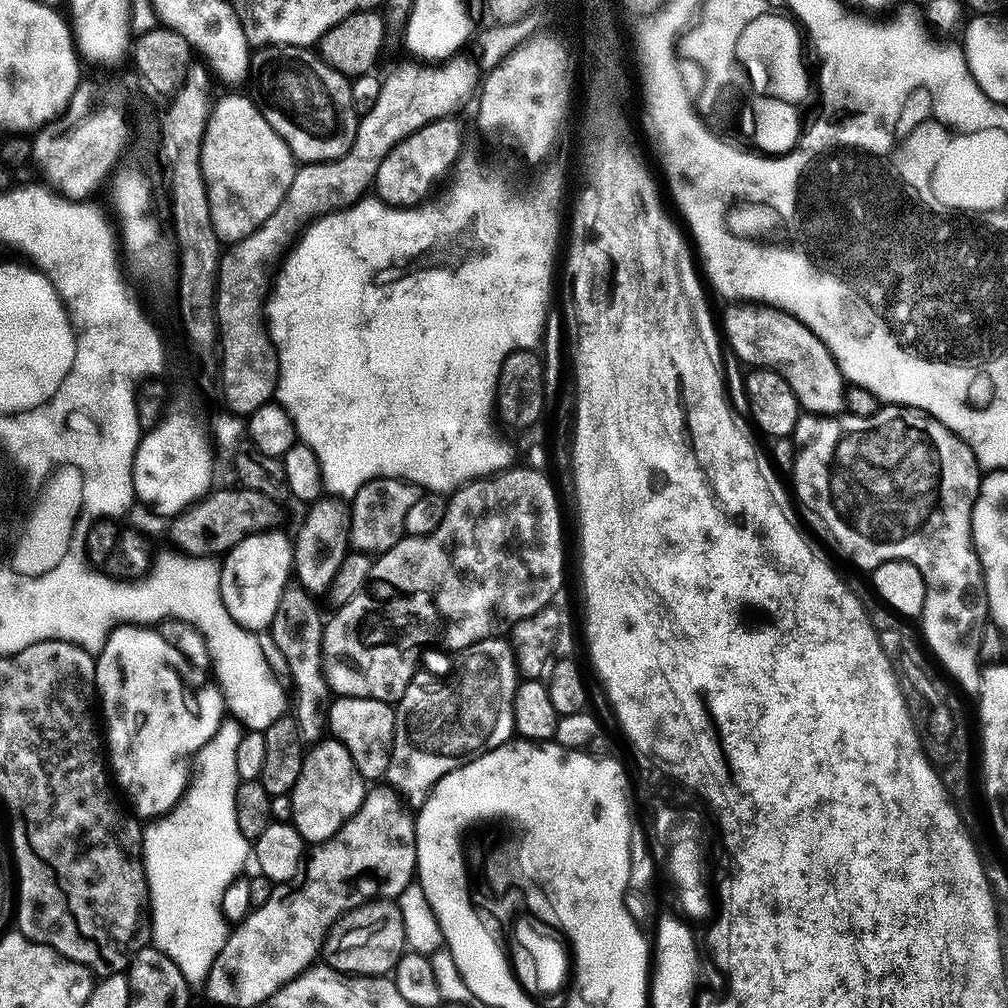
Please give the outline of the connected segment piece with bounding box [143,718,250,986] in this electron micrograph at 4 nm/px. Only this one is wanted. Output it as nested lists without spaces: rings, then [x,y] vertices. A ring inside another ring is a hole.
[[[221,719],[216,733],[205,742],[194,757],[194,767],[184,794],[178,803],[163,816],[153,819],[152,824],[143,829],[144,872],[148,876],[148,898],[150,901],[151,943],[188,980],[189,985],[203,985],[208,971],[214,966],[222,946],[228,941],[230,931],[222,906],[222,894],[241,875],[244,863],[250,860],[250,842],[238,830],[238,818],[234,814],[234,798],[238,777],[234,764],[234,754],[238,754],[238,742],[242,727],[236,720]]]

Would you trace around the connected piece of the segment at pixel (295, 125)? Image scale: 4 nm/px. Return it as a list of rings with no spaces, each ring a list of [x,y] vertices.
[[[293,44],[260,46],[254,52],[254,76],[260,79],[258,103],[266,122],[274,126],[276,133],[284,139],[297,161],[317,164],[323,160],[337,160],[350,150],[356,141],[358,113],[352,101],[352,86],[349,77],[343,76],[329,64],[321,60],[311,47],[299,48]]]

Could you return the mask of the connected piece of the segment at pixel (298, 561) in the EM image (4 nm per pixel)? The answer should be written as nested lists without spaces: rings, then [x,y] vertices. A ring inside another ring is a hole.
[[[335,494],[321,495],[320,499],[313,500],[307,505],[308,513],[304,516],[304,521],[300,524],[300,529],[294,535],[294,547],[292,558],[294,561],[294,574],[298,582],[303,585],[306,591],[319,594],[327,589],[336,577],[338,566],[342,566],[344,557],[350,551],[350,522],[352,521],[352,505],[347,499]]]

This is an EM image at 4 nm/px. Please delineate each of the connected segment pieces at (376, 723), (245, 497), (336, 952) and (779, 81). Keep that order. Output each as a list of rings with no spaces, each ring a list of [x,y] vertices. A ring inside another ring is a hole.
[[[336,696],[326,709],[326,728],[331,739],[346,746],[365,782],[380,782],[387,777],[396,733],[396,710],[389,701]]]
[[[243,486],[237,489],[219,488],[209,492],[204,499],[196,501],[171,521],[172,538],[181,551],[189,555],[224,554],[251,533],[271,532],[281,527],[280,519],[284,512],[277,497],[258,494],[258,490]]]
[[[377,898],[359,904],[356,908],[351,908],[333,924],[328,931],[328,936],[324,939],[322,960],[327,967],[350,976],[382,976],[391,973],[395,969],[398,958],[405,950],[402,910],[396,905],[395,899]]]
[[[774,12],[764,13],[758,18],[754,18],[750,24],[746,24],[745,29],[740,32],[740,38],[734,42],[730,54],[748,66],[751,79],[760,78],[760,72],[762,72],[762,80],[752,80],[750,84],[753,99],[775,101],[783,106],[799,107],[803,105],[802,102],[810,90],[810,80],[802,58],[802,50],[794,43],[793,38],[788,36],[787,28],[782,17]],[[746,47],[754,47],[754,52],[746,51]],[[764,72],[772,72],[770,78]]]

